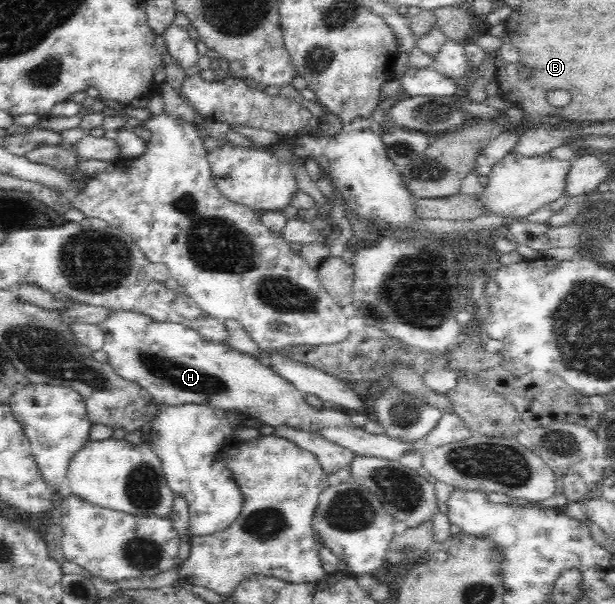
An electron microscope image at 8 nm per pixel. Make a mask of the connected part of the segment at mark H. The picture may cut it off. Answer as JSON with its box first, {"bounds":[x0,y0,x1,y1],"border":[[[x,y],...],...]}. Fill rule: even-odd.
{"bounds":[99,312,413,460],"border":[[[114,312],[99,324],[102,334],[105,335],[103,350],[108,354],[107,365],[112,367],[125,381],[140,385],[150,393],[153,400],[160,405],[196,404],[225,409],[239,414],[241,417],[260,417],[260,421],[270,427],[286,426],[300,429],[306,433],[316,433],[341,448],[352,451],[355,455],[380,457],[386,460],[398,460],[402,453],[413,449],[398,439],[384,434],[372,435],[364,428],[354,426],[351,415],[344,415],[334,409],[314,409],[304,401],[305,394],[296,390],[273,369],[264,367],[258,359],[250,355],[234,351],[228,345],[214,343],[204,339],[194,329],[178,323],[155,321],[150,317],[133,312]]]}

